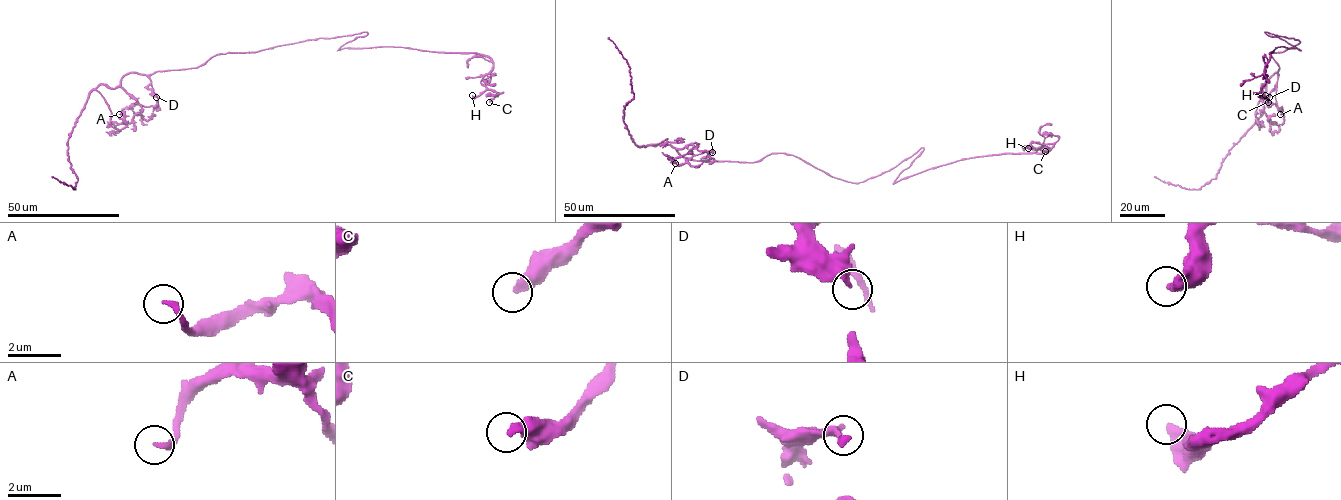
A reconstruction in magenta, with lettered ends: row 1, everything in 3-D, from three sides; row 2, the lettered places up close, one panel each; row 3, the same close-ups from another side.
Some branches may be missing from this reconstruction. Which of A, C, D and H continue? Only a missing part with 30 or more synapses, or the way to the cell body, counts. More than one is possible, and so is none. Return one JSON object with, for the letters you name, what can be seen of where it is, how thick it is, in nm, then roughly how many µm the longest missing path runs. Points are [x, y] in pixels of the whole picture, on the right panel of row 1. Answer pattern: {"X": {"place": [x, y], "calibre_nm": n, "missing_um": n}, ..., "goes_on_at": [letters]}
{"A": {"place": [1280, 114], "calibre_nm": 240, "missing_um": 5}, "goes_on_at": ["A"]}

